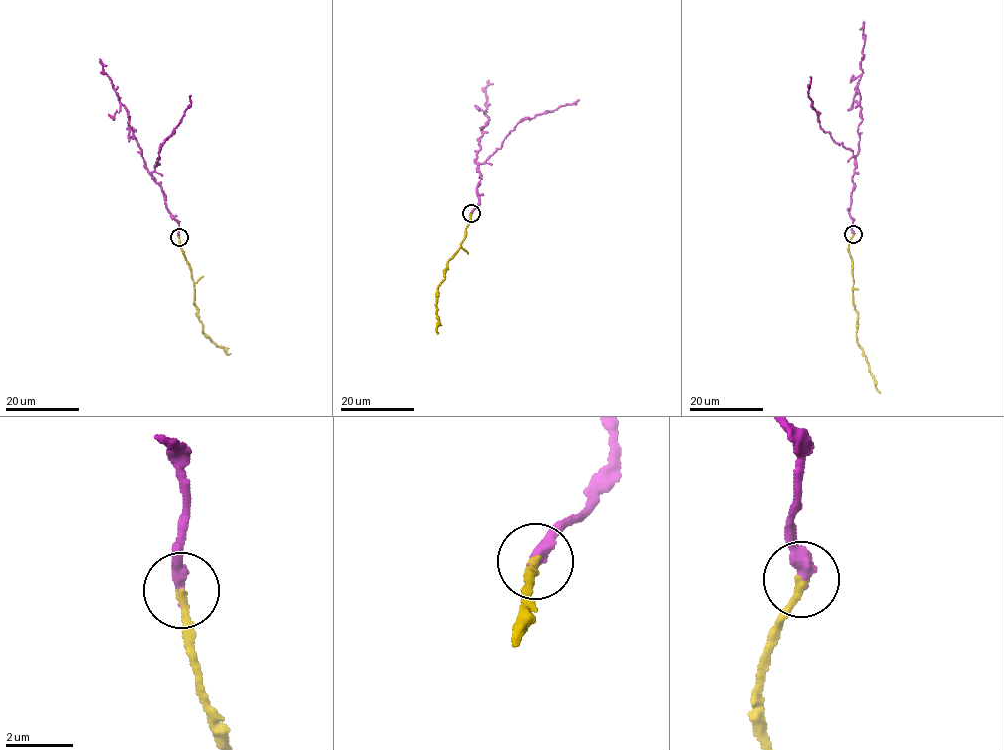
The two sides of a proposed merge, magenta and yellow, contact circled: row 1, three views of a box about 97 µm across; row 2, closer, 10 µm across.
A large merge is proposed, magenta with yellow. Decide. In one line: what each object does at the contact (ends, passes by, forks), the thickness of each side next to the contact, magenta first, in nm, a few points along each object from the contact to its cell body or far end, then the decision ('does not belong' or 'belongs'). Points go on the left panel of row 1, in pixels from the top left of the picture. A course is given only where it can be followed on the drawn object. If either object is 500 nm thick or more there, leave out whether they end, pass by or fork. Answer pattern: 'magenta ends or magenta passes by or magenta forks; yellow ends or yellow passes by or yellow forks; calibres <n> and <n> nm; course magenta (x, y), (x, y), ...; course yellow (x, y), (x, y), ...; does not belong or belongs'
magenta ends; yellow ends; calibres 400 and 240 nm; course magenta (178, 236), (179, 221), (167, 209), (164, 194), (151, 173), (159, 165), (160, 144), (191, 104), (190, 96); course yellow (178, 236), (191, 269), (193, 303), (202, 331), (211, 342), (231, 354); belongs

